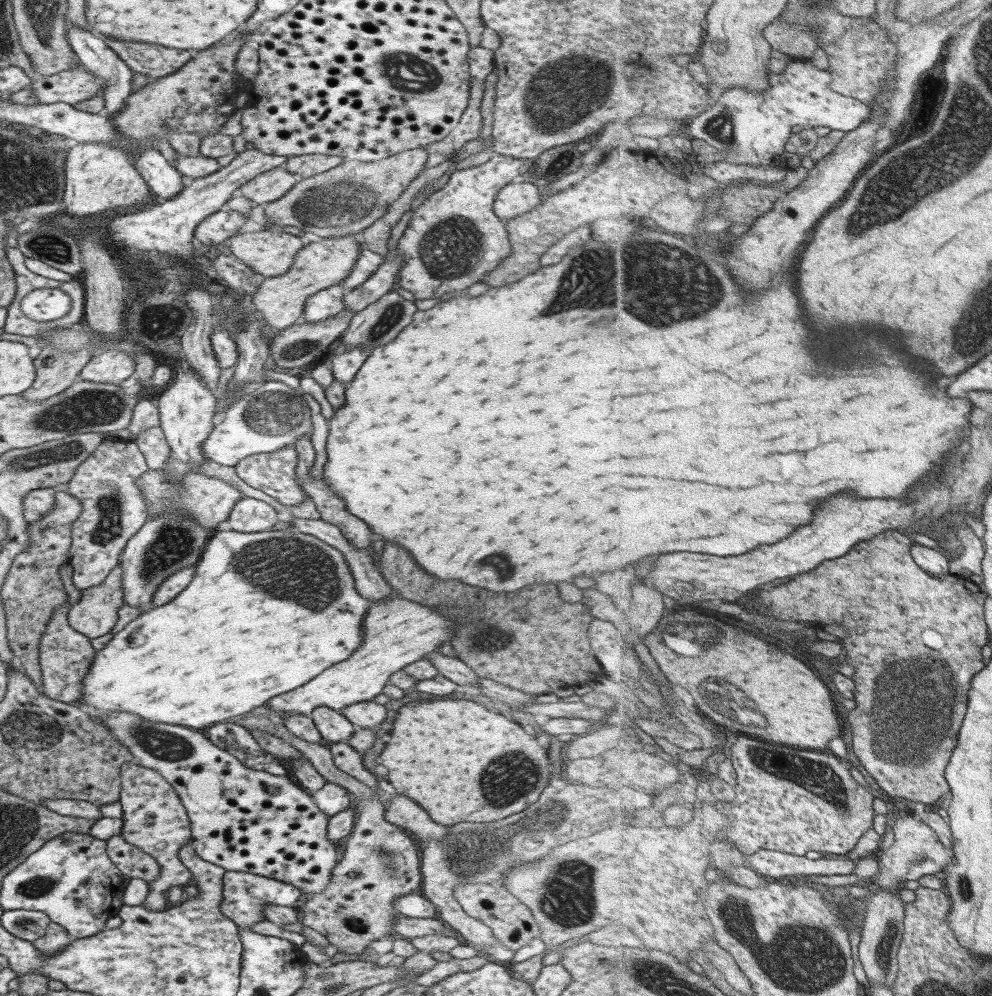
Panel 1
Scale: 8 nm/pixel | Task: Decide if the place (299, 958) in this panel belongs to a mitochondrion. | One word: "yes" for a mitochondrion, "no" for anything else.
no

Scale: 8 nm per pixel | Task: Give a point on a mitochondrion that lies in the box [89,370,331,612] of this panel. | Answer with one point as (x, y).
(271, 415)

